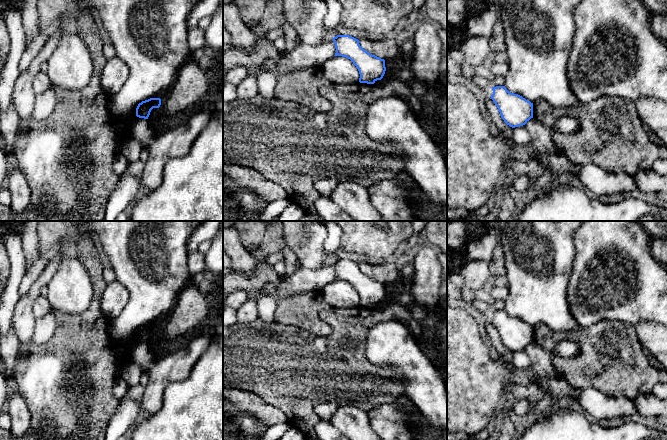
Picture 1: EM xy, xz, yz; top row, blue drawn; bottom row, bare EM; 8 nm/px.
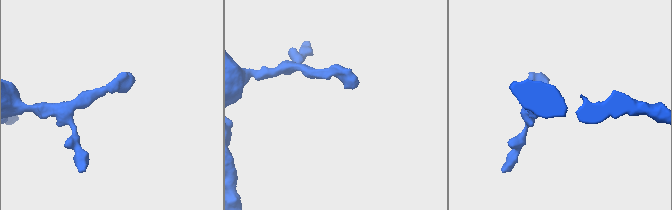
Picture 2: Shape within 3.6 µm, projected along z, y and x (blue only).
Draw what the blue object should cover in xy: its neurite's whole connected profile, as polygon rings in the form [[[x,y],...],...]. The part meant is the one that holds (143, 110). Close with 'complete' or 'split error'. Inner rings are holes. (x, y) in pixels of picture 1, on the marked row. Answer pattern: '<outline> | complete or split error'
[[[150,98],[142,101],[136,108],[136,116],[139,118],[148,119],[150,112],[153,108],[159,108],[161,105],[160,98]]] | complete

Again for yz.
[[[505,86],[492,87],[490,99],[497,106],[504,122],[512,128],[525,125],[533,118],[533,103],[518,94],[509,92]]] | complete

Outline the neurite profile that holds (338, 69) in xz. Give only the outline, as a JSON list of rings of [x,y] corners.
[[[333,56],[321,65],[324,76],[331,83],[359,83],[360,74],[353,62],[342,56]]]

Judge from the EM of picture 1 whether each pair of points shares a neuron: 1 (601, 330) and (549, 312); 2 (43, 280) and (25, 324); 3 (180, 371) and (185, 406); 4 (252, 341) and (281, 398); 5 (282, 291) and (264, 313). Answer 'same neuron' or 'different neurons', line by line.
1: different neurons
2: same neuron
3: different neurons
4: same neuron
5: same neuron

